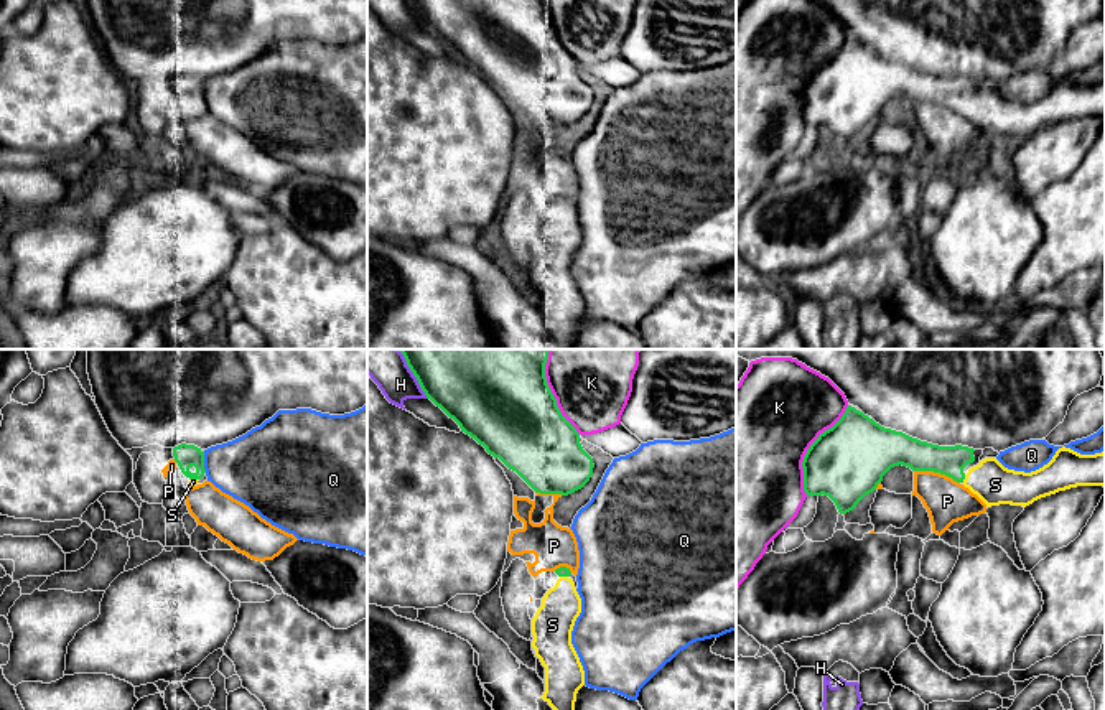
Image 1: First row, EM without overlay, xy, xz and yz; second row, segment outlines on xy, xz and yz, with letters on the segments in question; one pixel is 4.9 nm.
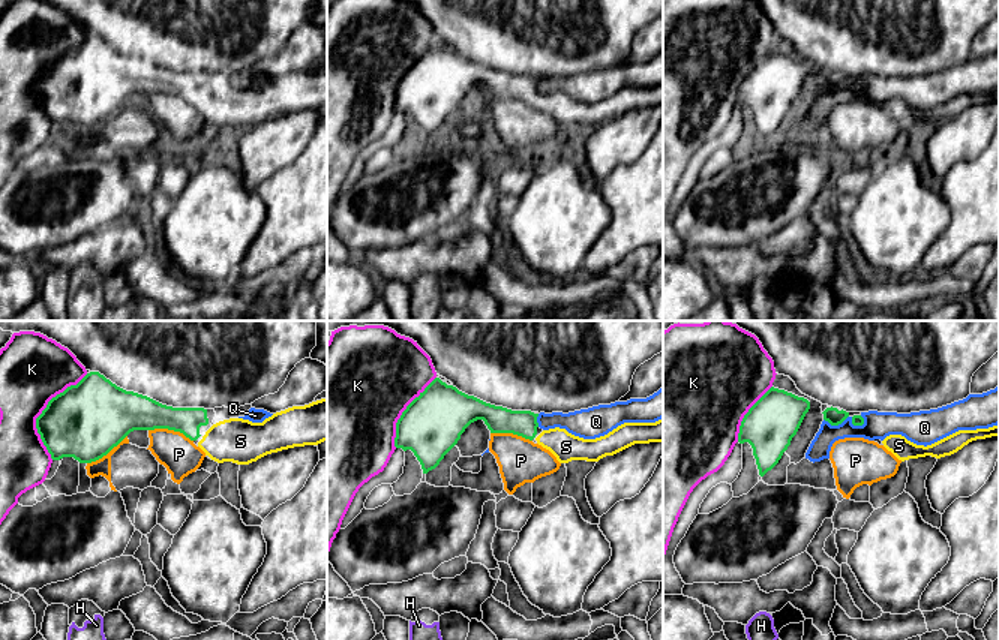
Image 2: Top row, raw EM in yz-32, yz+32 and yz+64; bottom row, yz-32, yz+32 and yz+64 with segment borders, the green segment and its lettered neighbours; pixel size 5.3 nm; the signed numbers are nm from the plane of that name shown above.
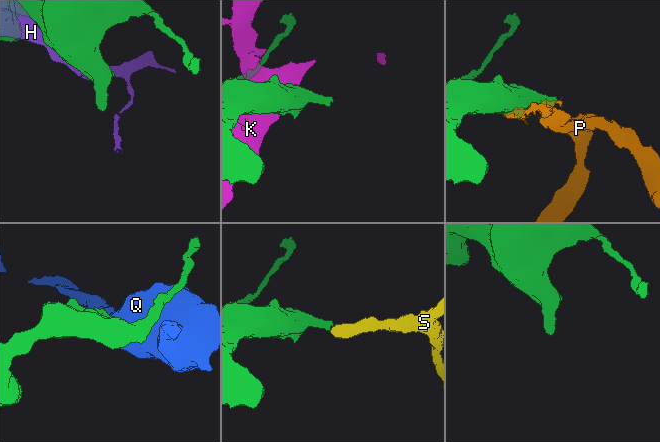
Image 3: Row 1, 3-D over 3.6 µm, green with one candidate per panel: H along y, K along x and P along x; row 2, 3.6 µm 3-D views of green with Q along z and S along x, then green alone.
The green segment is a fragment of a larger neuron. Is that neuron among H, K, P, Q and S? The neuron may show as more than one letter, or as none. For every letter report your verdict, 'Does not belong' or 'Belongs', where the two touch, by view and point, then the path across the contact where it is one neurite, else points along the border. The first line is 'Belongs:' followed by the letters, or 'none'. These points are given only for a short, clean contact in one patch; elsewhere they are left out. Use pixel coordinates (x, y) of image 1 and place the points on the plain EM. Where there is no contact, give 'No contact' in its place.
Belongs: S
H: Does not belong. Touches green at xz (419, 14)
K: Does not belong. Touches green at yz (809, 79)
P: Does not belong. Touches green at yz (937, 102)
Q: Does not belong. Touches green at xy (203, 93)
S: Belongs. Touches green at yz (964, 109)

